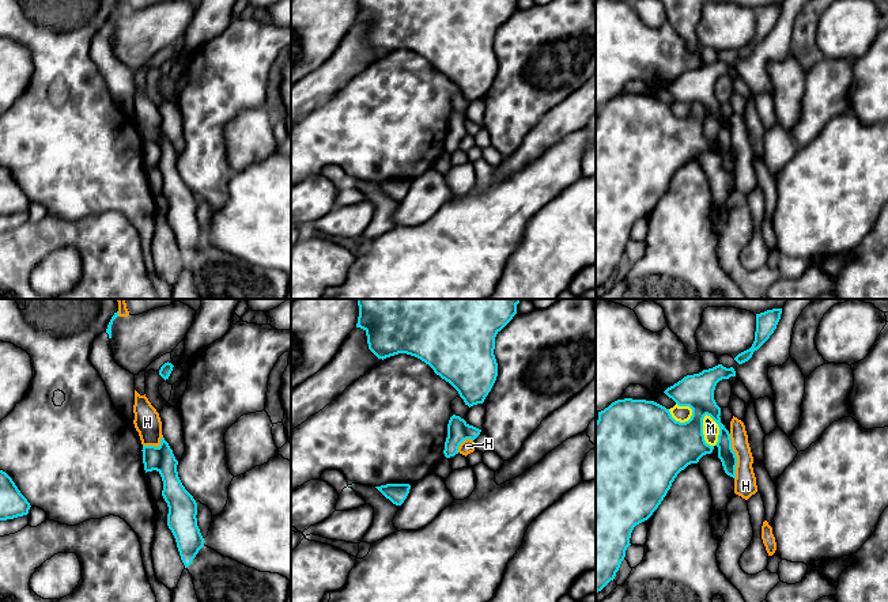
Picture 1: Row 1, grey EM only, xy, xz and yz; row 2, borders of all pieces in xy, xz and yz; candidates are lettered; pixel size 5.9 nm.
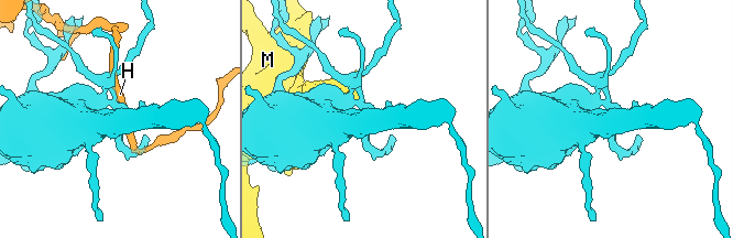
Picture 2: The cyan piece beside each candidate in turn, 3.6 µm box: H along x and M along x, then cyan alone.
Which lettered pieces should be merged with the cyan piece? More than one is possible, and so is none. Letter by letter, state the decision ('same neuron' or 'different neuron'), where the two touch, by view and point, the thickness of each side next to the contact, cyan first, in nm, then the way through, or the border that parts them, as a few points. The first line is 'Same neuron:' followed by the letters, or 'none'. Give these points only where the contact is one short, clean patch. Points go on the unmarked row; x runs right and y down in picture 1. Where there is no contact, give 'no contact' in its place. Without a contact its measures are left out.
Same neuron: none
H: different neuron; contact yz (736, 152); calibres 140 and 130 nm
M: different neuron; contact yz (702, 127); calibres 340 and 100 nm

